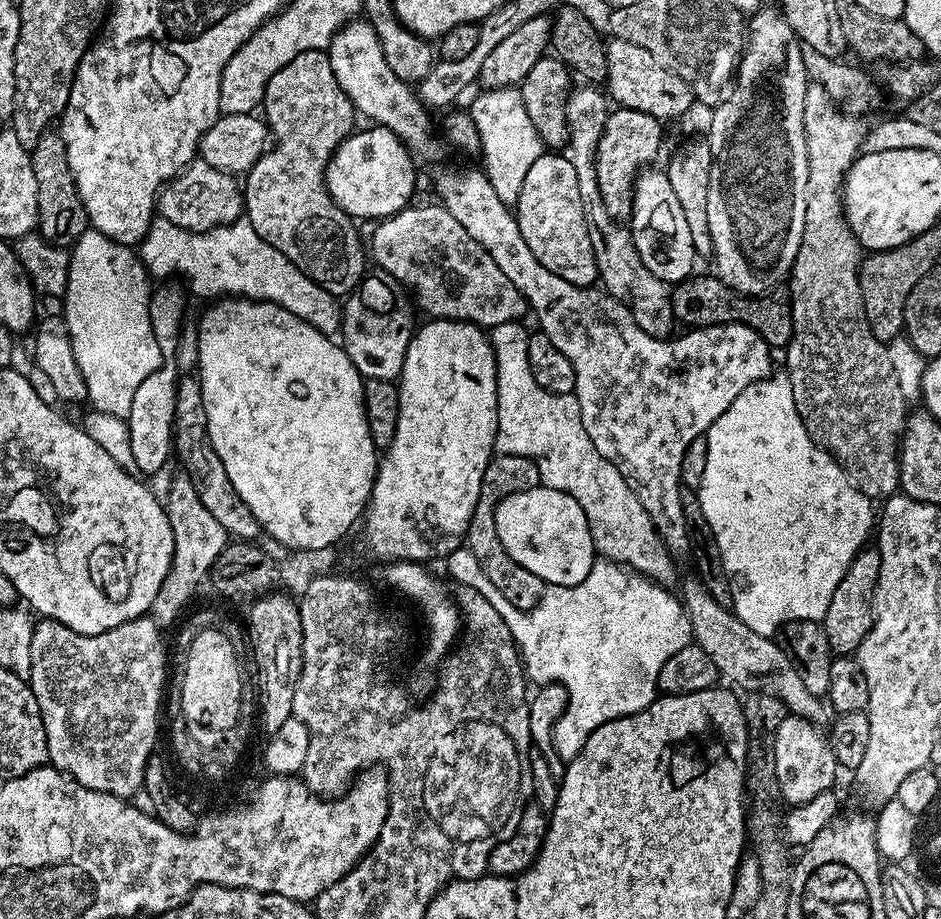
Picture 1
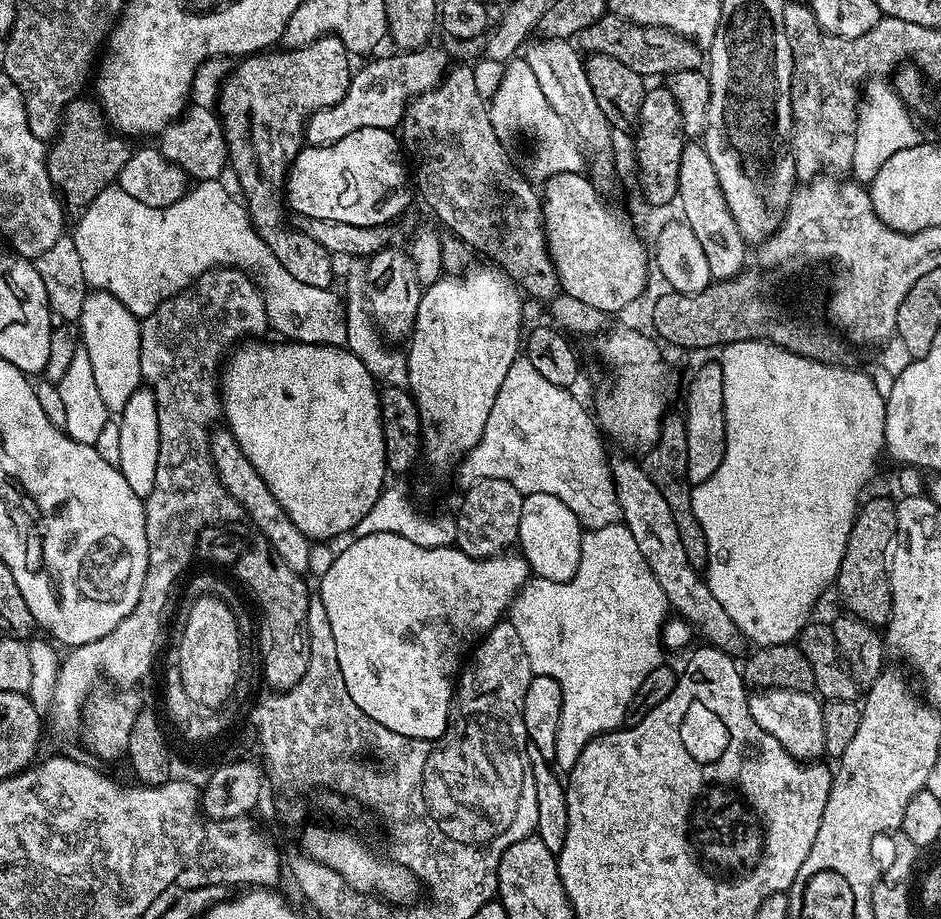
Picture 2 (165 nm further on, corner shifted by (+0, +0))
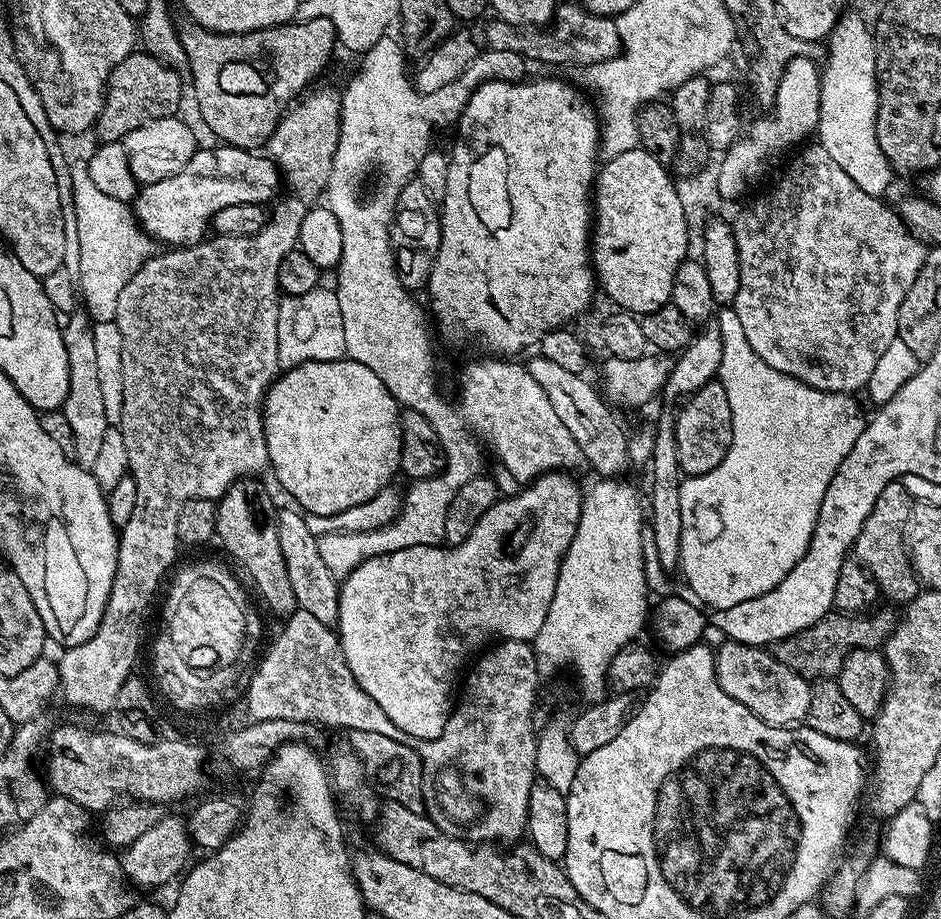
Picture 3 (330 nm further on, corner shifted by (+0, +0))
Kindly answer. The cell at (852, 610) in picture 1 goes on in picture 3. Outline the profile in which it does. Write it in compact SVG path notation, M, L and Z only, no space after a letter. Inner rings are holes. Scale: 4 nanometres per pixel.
M900 480L890 482L882 494L878 494L878 502L874 502L874 510L870 518L866 518L866 526L862 526L862 534L858 534L854 549L855 559L864 565L865 570L874 578L880 587L880 595L886 601L893 600L900 606L909 604L922 591L920 579L912 568L912 560L908 549L904 546L904 527L910 518L913 506L912 495Z

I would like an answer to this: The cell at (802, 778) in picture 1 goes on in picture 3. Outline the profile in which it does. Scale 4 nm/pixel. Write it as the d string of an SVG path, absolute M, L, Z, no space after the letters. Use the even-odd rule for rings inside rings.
M733 640L721 643L721 645L721 648L715 649L716 677L722 690L726 690L726 694L730 694L731 700L742 702L742 706L746 710L750 710L752 715L762 718L762 722L772 724L775 728L800 726L807 721L812 697L812 684L809 681L794 674L794 670L790 670L790 666L782 666L782 662L778 662L778 658L773 656L768 648L746 646Z

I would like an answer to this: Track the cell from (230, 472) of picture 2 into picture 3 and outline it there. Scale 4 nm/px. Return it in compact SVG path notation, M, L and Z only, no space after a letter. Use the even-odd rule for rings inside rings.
M281 511L276 518L278 542L282 545L282 558L286 558L286 574L290 574L290 587L294 590L296 606L306 610L306 614L314 614L318 622L334 626L338 622L340 584L318 554L317 536L310 533L303 515L296 512Z

